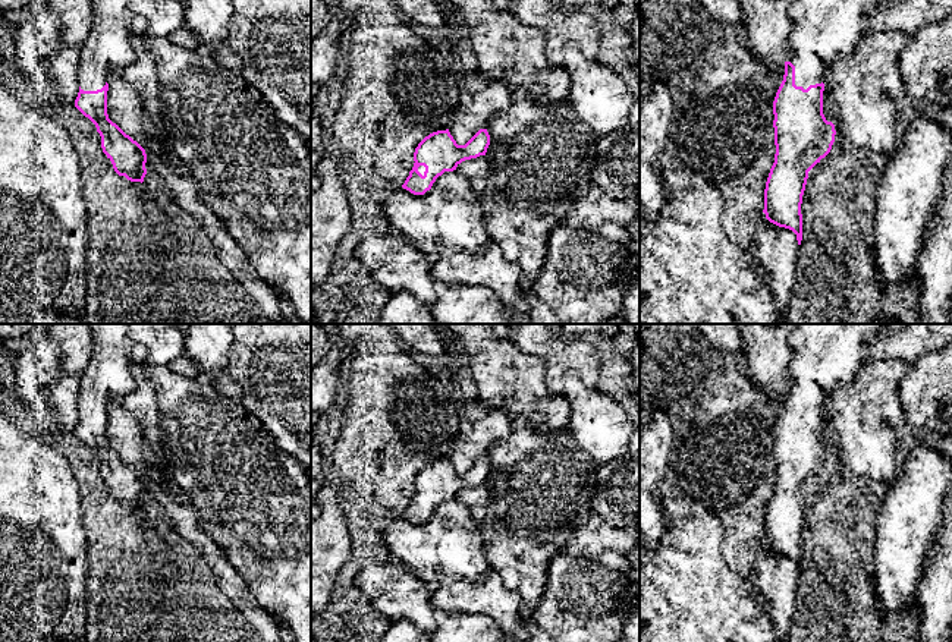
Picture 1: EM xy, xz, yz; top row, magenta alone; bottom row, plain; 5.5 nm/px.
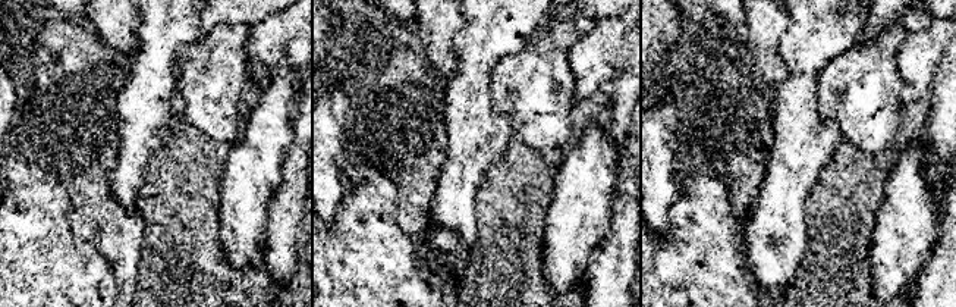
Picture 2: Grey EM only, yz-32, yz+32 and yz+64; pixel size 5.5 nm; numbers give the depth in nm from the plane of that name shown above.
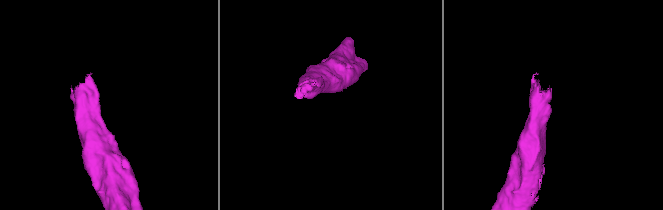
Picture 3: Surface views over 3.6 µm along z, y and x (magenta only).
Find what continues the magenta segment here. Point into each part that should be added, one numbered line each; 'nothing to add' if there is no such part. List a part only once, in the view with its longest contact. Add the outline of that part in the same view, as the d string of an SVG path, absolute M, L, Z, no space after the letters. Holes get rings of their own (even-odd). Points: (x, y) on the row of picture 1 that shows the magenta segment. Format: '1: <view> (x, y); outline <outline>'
1: yz (823, 31); outline M791 0L792 31L786 62L795 66L795 85L821 84L835 60L858 44L867 16L882 0Z

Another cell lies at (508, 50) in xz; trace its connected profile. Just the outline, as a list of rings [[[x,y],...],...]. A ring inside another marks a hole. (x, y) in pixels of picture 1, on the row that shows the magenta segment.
[[[450,0],[471,31],[471,43],[477,47],[478,69],[487,82],[503,82],[510,88],[538,81],[544,85],[543,104],[563,103],[571,85],[566,69],[549,62],[546,31],[527,25],[510,7],[499,7],[494,0]]]

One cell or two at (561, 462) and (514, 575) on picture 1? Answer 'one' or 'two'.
one

